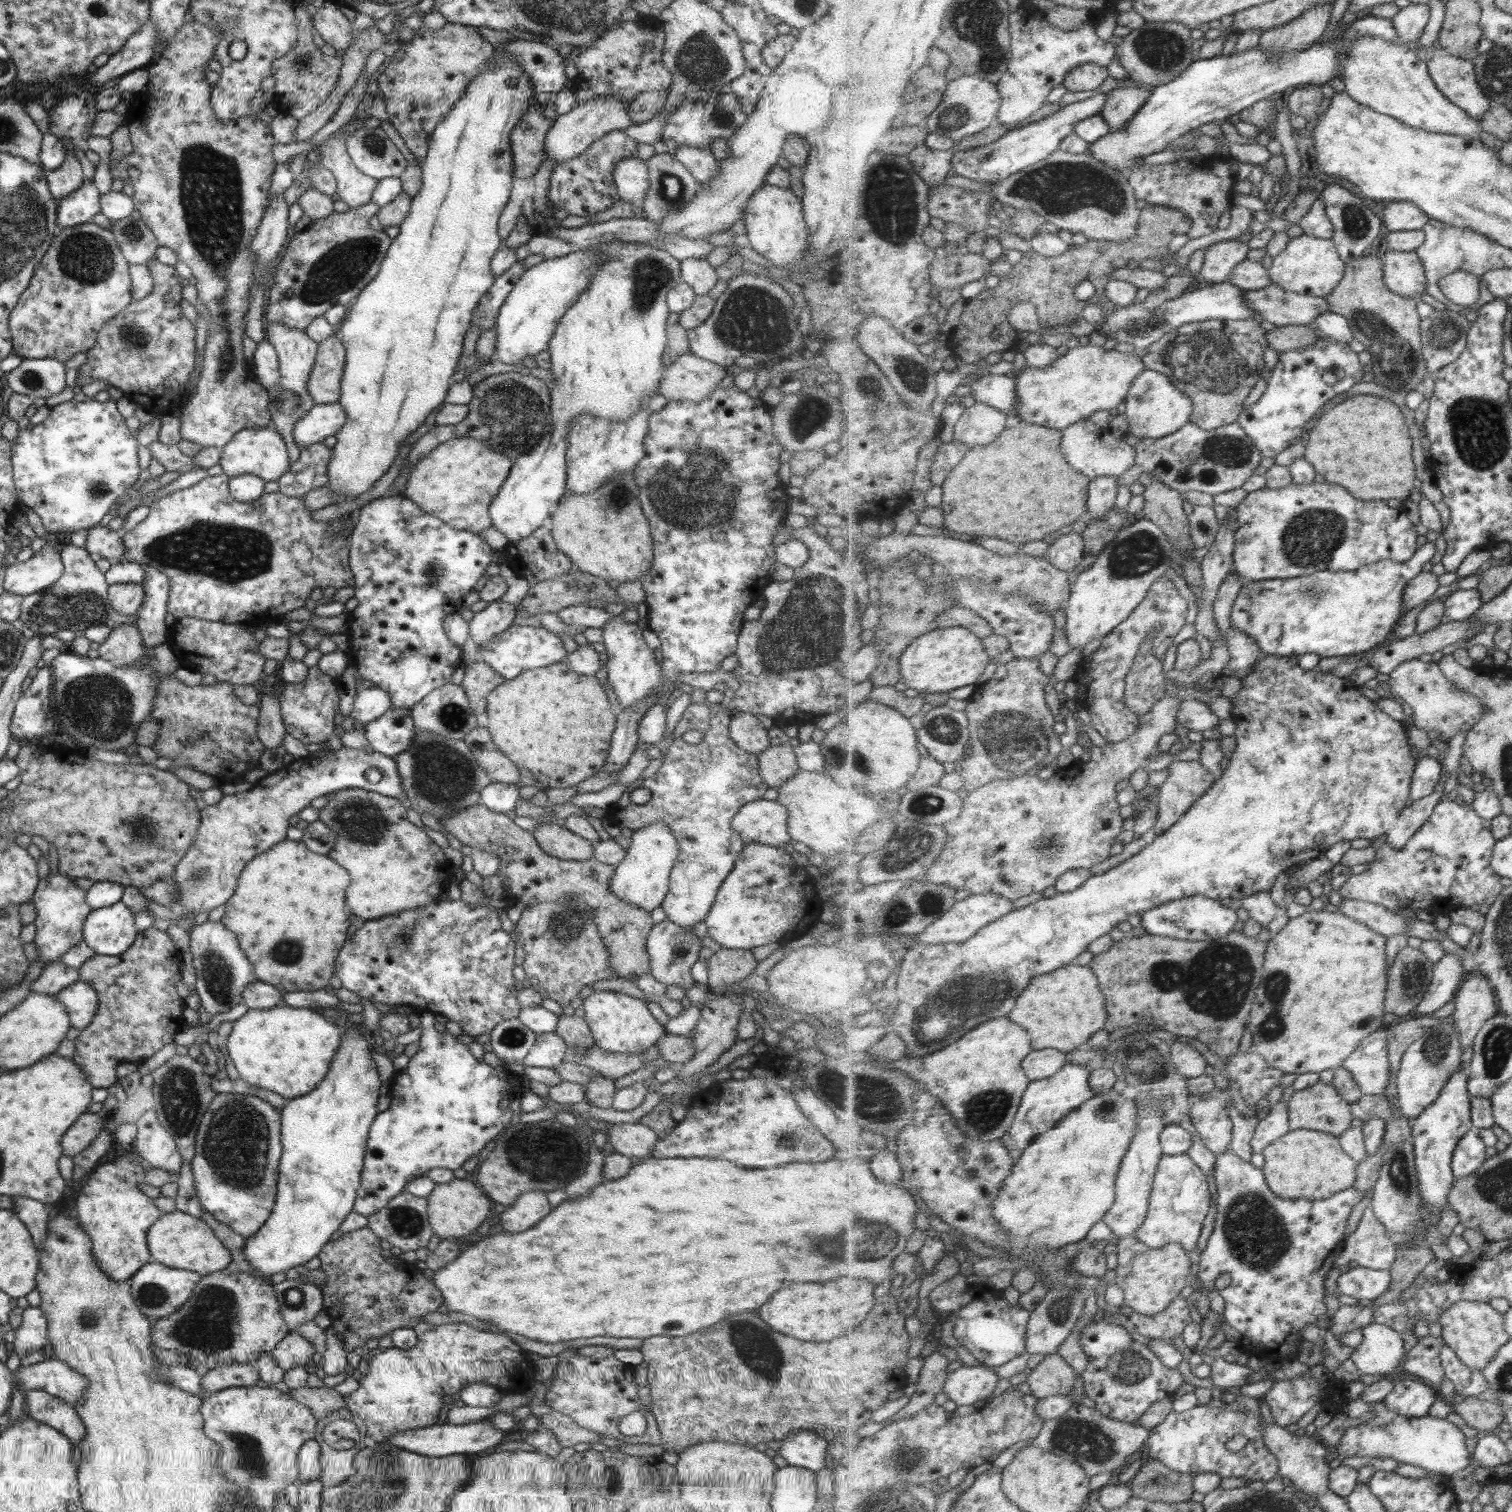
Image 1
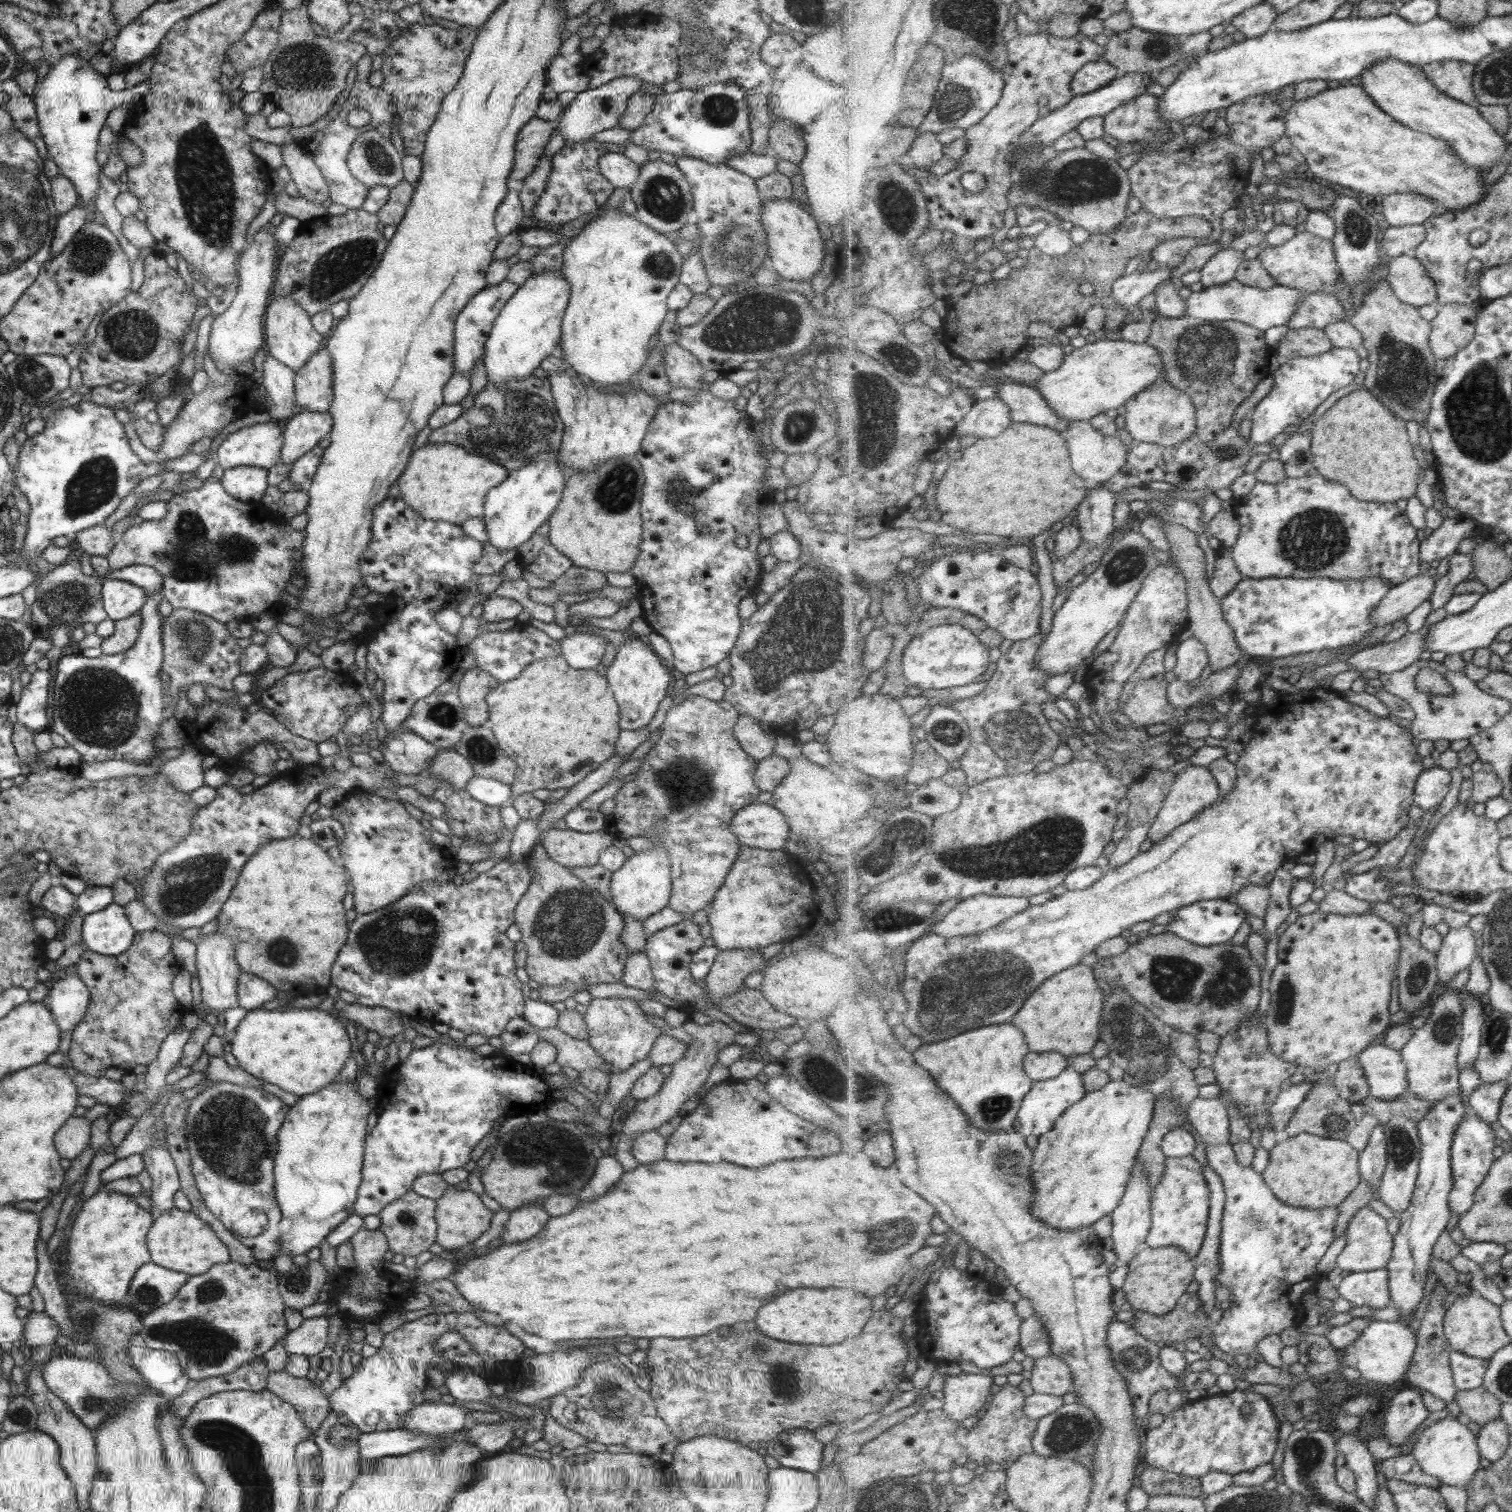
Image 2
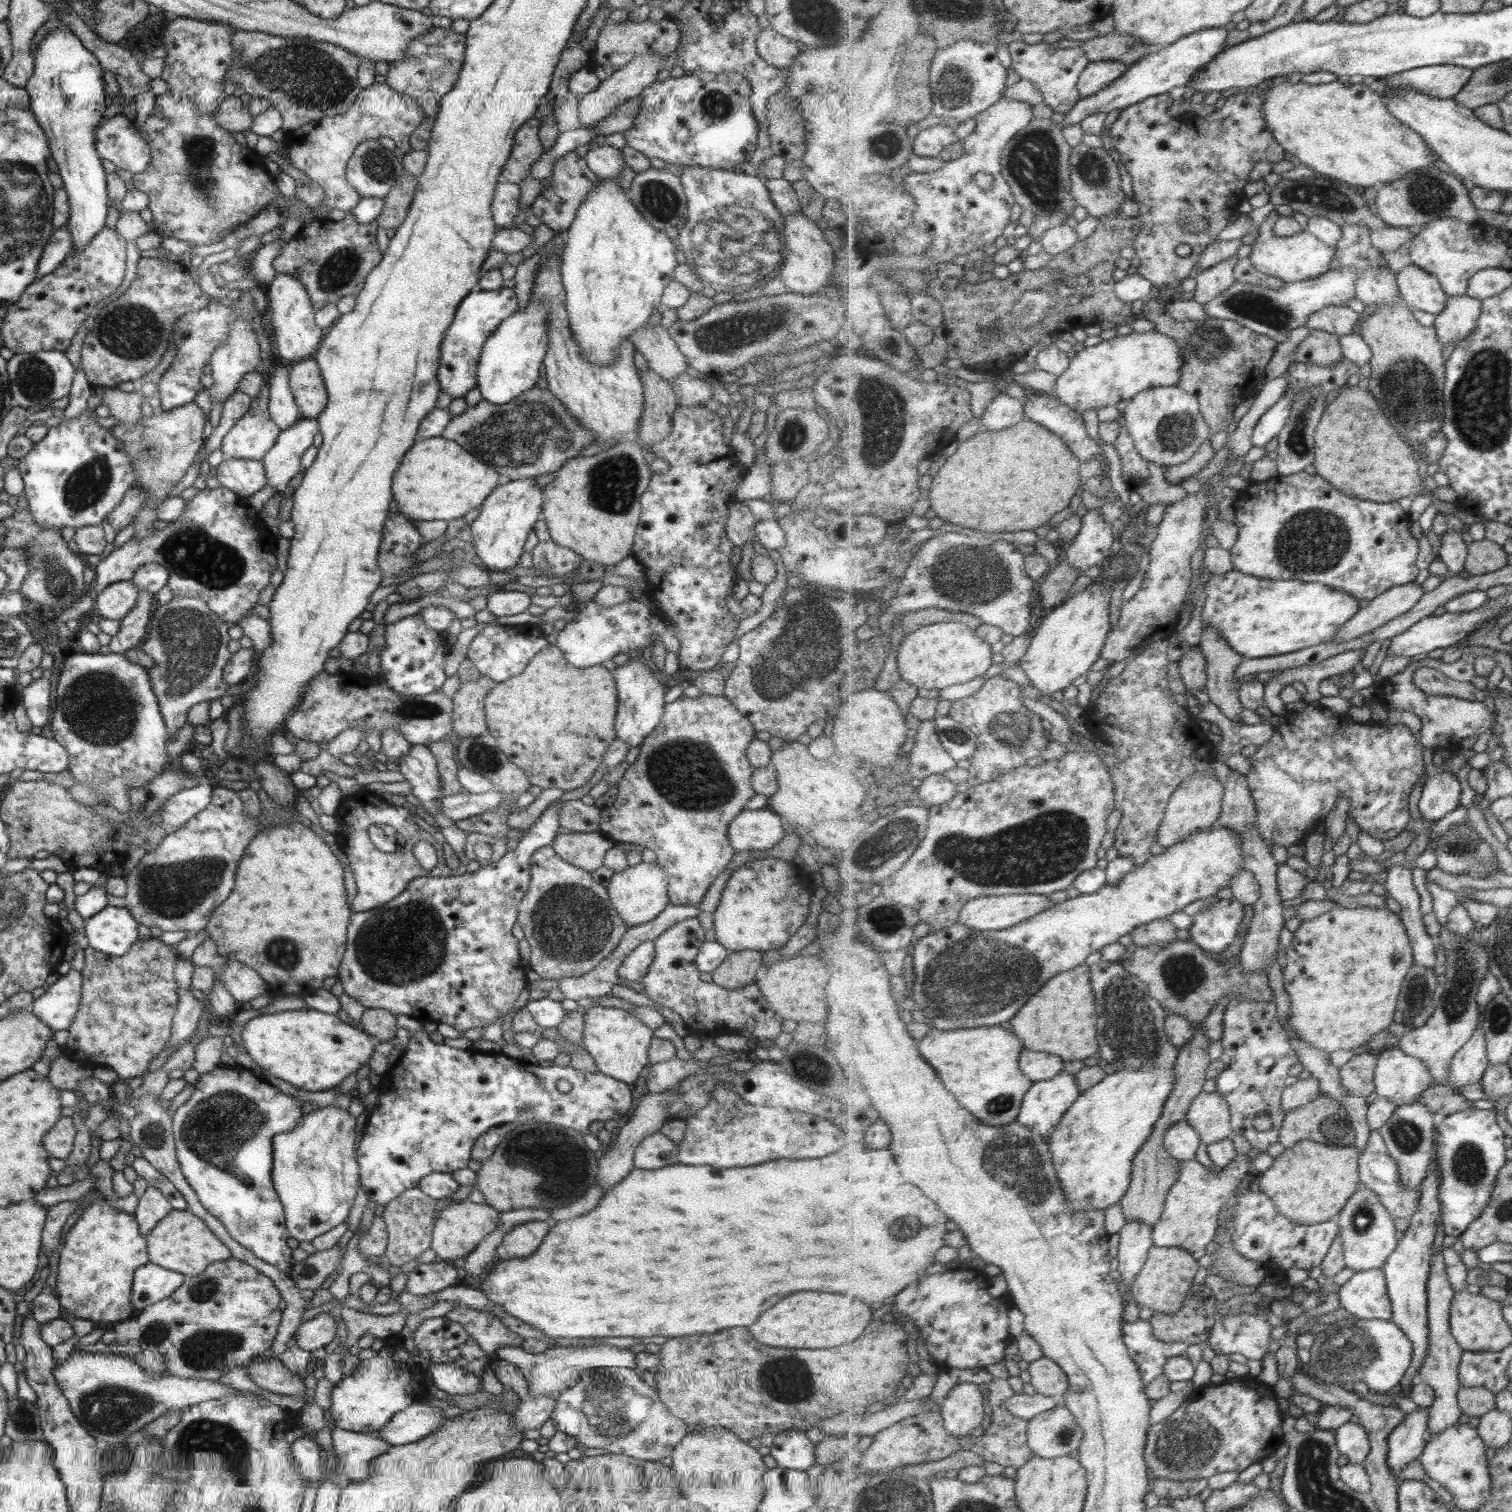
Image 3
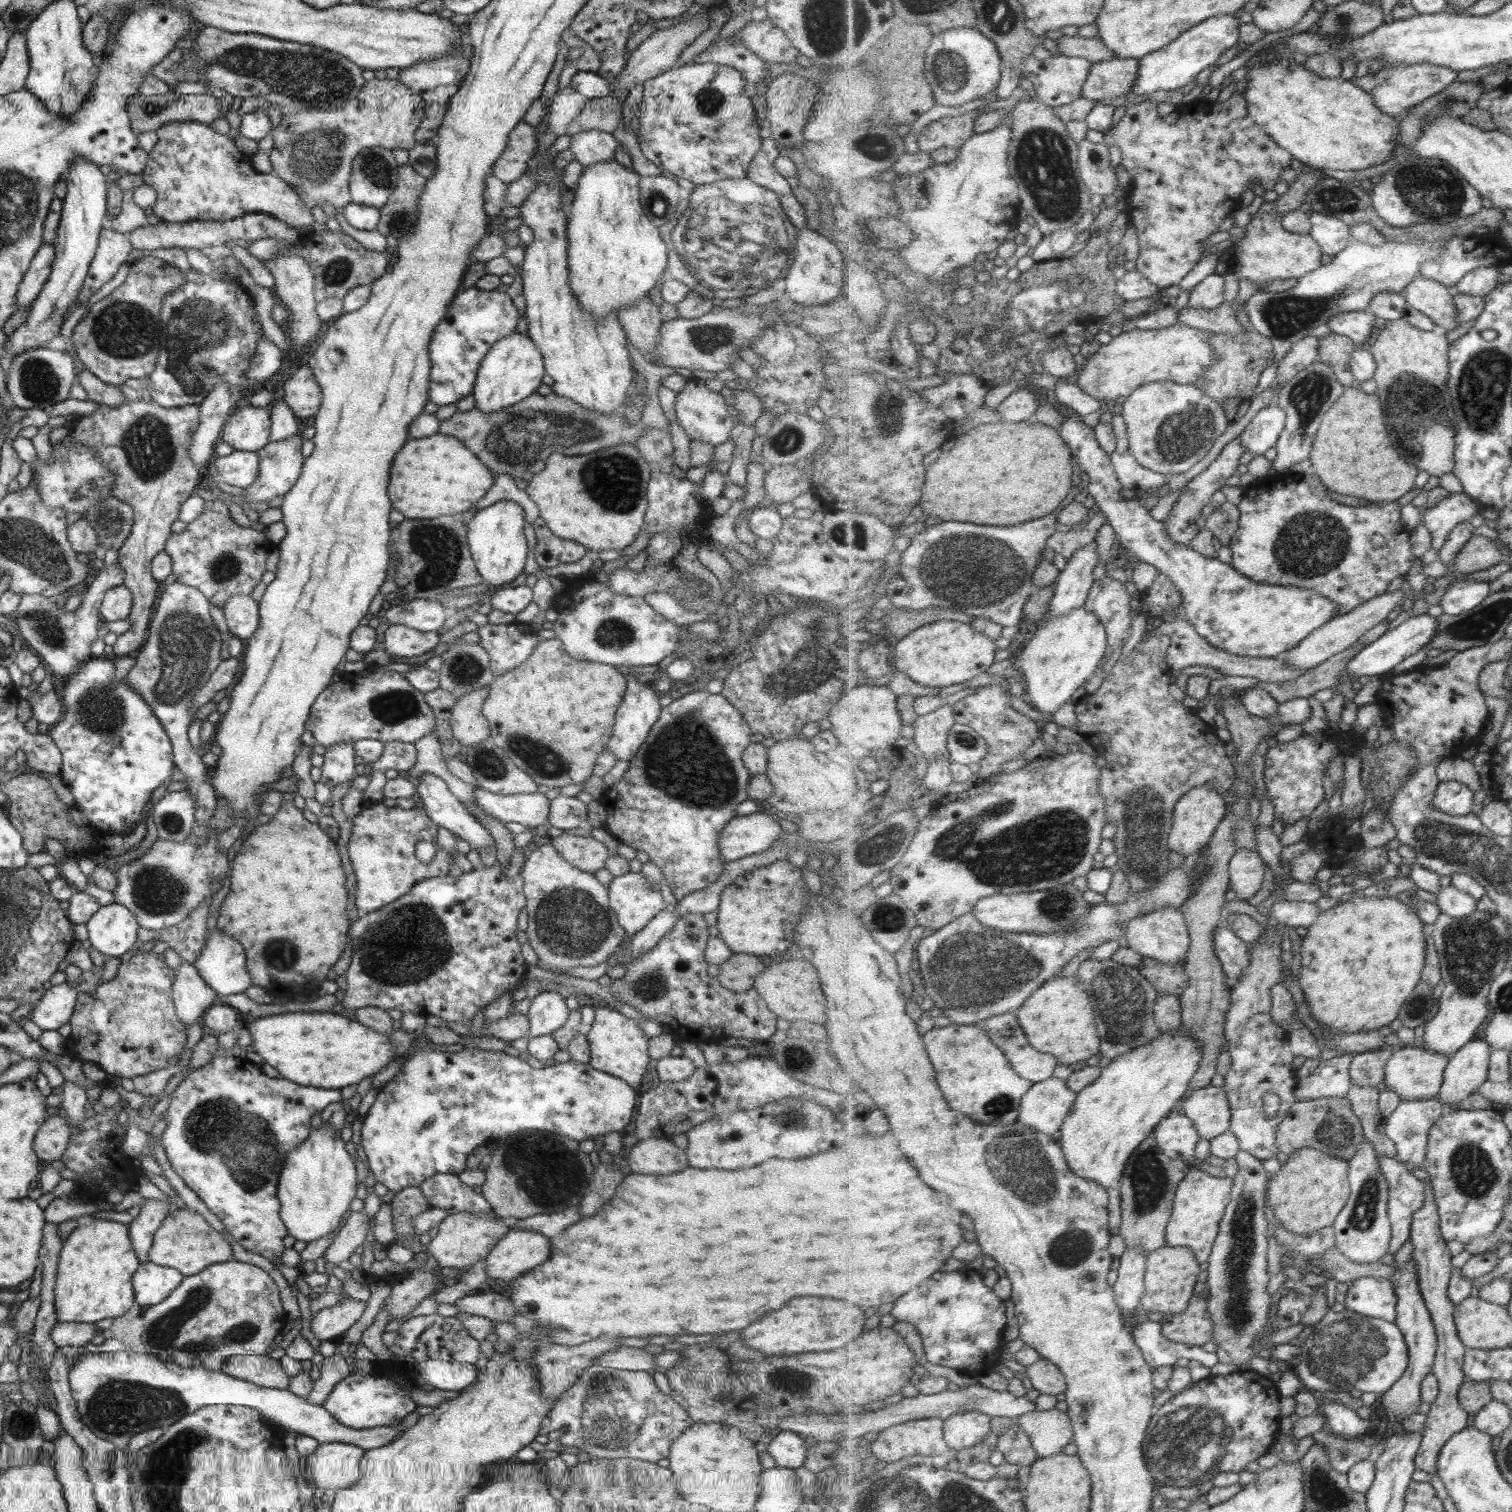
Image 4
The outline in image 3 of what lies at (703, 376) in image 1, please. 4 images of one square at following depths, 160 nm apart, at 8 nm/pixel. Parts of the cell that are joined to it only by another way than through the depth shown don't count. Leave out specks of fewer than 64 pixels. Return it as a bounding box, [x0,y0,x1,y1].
[629,324,688,381]

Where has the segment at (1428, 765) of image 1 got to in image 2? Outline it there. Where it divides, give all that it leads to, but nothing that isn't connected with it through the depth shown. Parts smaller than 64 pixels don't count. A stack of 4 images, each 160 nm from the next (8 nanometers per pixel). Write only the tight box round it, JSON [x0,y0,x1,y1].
[1414,765,1451,811]

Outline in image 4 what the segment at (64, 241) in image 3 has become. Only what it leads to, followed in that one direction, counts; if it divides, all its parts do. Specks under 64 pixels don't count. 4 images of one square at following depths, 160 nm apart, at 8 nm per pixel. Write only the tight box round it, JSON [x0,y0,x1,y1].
[15,243,55,308]

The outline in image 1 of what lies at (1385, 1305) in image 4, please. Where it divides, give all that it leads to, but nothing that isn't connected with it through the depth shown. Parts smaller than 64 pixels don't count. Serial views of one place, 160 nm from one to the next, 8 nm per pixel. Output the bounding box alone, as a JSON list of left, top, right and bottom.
[1337,1267,1391,1300]

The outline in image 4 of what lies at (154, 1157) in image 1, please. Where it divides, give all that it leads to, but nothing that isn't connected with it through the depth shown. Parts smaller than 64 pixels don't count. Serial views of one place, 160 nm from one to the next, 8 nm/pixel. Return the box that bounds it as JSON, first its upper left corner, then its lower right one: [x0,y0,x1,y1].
[127,1199,170,1263]

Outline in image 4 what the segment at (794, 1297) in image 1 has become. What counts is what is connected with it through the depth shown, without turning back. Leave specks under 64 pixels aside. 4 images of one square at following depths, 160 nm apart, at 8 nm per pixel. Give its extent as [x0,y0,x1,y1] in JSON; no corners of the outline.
[741,1296,865,1356]

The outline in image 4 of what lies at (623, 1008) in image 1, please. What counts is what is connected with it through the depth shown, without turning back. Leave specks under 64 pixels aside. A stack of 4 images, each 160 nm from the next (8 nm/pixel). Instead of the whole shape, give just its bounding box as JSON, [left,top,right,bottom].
[586,1006,650,1091]

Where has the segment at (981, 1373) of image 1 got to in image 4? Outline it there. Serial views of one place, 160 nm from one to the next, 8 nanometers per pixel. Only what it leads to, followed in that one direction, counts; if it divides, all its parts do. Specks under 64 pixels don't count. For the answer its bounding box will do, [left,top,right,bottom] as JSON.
[944,1411,991,1453]

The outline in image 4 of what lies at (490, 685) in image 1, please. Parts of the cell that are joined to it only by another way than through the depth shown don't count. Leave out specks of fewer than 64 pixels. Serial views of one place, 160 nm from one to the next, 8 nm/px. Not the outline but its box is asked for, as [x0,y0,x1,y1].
[451,685,490,746]

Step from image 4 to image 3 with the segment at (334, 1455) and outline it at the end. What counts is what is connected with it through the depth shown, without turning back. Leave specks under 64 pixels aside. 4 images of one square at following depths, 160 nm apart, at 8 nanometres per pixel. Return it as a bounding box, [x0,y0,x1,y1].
[332,1427,390,1482]

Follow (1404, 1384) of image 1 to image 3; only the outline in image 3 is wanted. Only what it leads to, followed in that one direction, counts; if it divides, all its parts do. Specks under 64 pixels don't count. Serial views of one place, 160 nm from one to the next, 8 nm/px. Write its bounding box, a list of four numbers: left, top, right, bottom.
[1387,1407,1430,1478]

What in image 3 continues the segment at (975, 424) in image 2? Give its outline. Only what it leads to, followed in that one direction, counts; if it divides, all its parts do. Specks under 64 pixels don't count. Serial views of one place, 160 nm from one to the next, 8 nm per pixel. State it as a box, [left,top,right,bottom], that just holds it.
[980,393,1025,430]

